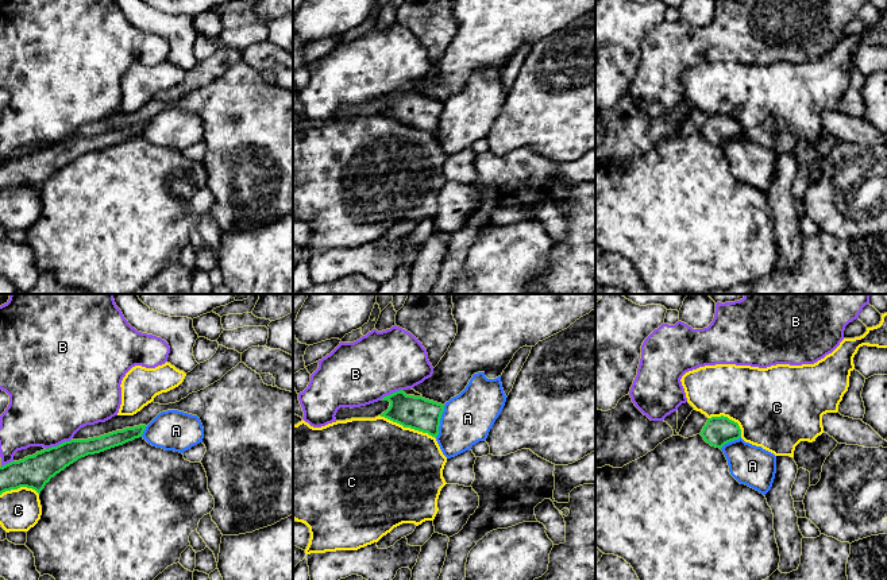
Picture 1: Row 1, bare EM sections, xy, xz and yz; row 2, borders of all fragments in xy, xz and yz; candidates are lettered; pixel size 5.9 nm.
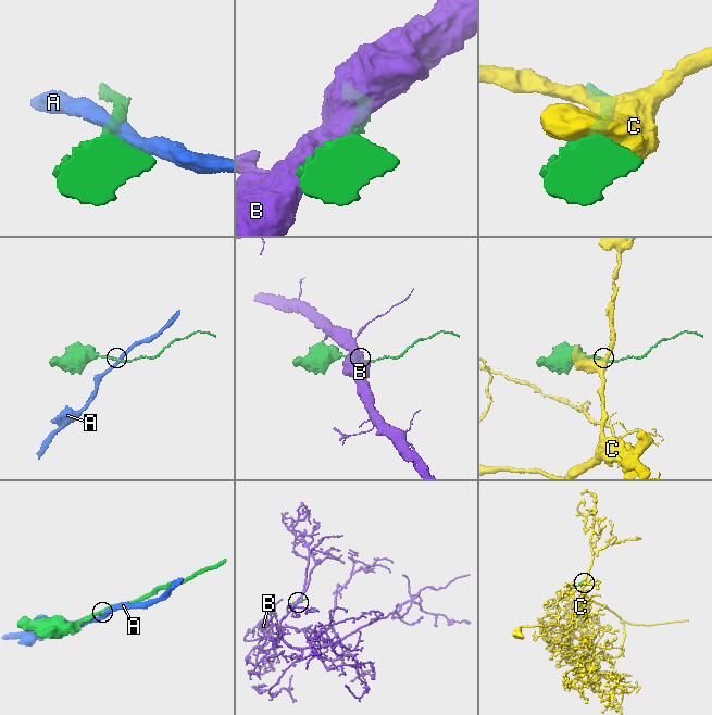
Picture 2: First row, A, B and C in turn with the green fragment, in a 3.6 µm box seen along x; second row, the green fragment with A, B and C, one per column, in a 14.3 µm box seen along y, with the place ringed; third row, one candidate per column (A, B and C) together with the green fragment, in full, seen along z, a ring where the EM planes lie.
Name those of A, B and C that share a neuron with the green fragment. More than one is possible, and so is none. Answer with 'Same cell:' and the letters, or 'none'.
Same cell: none

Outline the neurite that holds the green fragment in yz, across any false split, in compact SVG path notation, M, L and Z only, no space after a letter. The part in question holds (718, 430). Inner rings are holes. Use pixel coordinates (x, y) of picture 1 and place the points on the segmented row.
M711 417L703 426L701 436L711 446L721 449L725 444L738 440L741 429L737 422L728 417Z

